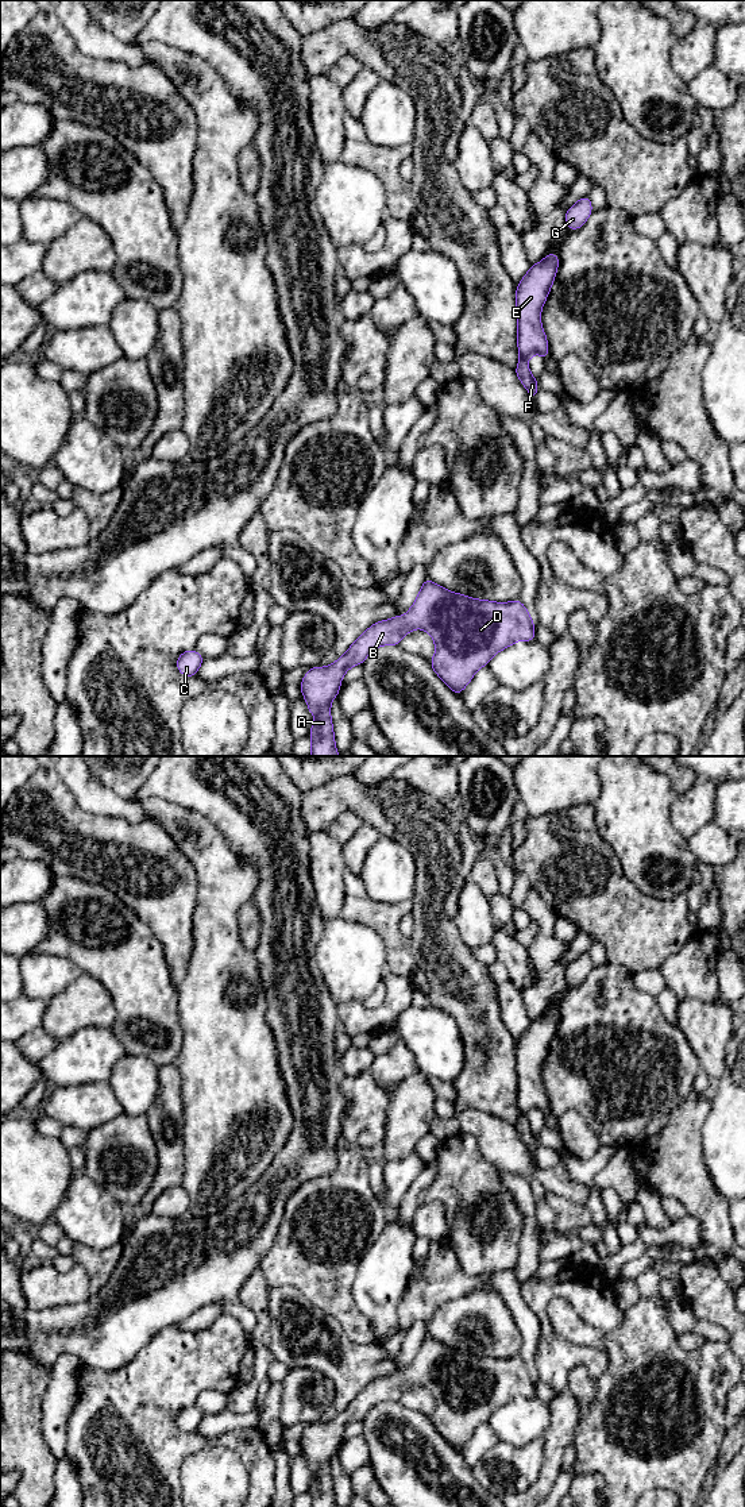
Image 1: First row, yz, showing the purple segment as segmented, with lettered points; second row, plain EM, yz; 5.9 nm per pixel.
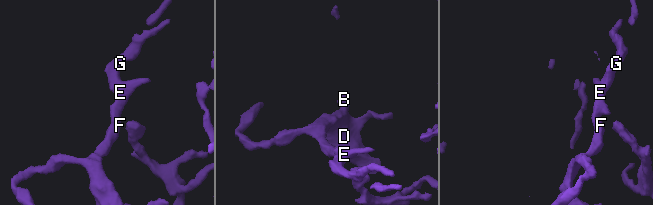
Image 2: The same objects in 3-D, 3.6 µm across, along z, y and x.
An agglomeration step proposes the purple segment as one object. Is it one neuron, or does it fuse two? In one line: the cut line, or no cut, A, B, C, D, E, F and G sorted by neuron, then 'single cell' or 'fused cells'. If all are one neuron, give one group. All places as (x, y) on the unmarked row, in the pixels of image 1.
no cut | A B C D E F G | single cell

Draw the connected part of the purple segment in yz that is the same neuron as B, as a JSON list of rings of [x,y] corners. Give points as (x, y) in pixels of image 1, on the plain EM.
[[[425,1334],[421,1346],[405,1372],[394,1372],[372,1380],[348,1404],[348,1407],[328,1423],[313,1423],[300,1441],[309,1468],[316,1473],[310,1484],[312,1507],[337,1507],[331,1476],[331,1460],[339,1452],[340,1439],[347,1426],[362,1421],[368,1410],[381,1402],[399,1402],[402,1394],[414,1385],[426,1387],[436,1403],[431,1415],[433,1427],[458,1452],[471,1438],[475,1429],[487,1422],[493,1412],[518,1396],[534,1396],[534,1380],[526,1364],[517,1354],[512,1358],[475,1356],[449,1348]]]

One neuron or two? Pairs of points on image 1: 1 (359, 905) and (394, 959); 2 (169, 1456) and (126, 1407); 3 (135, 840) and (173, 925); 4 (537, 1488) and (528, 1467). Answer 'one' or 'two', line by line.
1: one
2: one
3: one
4: two

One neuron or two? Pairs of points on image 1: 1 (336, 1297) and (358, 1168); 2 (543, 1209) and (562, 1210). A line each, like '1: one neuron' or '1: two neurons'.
1: one neuron
2: two neurons

